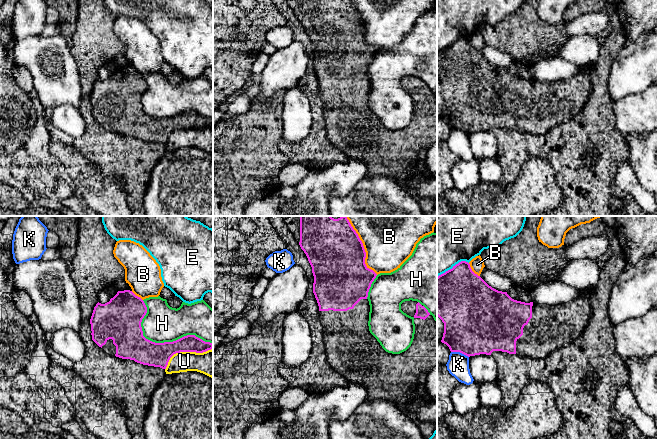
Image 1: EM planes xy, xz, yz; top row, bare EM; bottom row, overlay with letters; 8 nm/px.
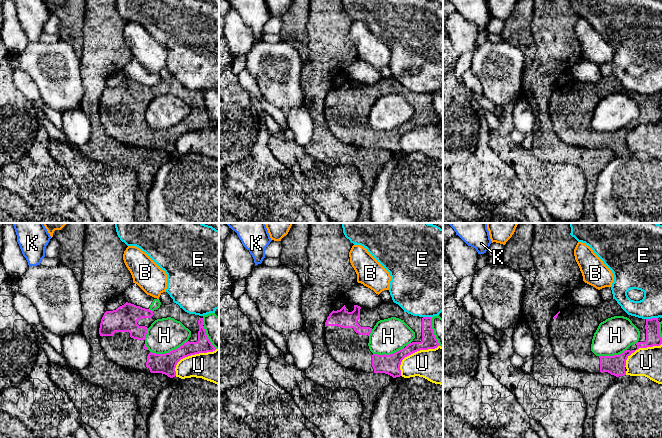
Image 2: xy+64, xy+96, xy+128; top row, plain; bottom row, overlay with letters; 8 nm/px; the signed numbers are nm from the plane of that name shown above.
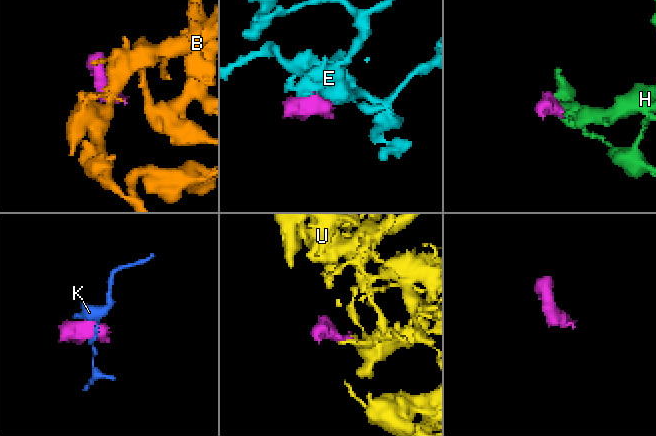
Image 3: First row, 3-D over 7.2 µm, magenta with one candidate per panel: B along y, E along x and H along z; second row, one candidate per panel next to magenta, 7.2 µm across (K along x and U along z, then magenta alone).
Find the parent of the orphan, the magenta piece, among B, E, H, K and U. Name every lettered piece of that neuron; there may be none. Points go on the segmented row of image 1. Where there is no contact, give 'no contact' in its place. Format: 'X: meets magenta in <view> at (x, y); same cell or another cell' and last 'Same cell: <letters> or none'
B: meets magenta in xz at (363, 246); another cell
E: meets magenta in yz at (453, 267); another cell
H: meets magenta in xy at (160, 343); another cell
K: meets magenta in yz at (460, 352); another cell
U: meets magenta in xy at (185, 351); another cell
Same cell: none

